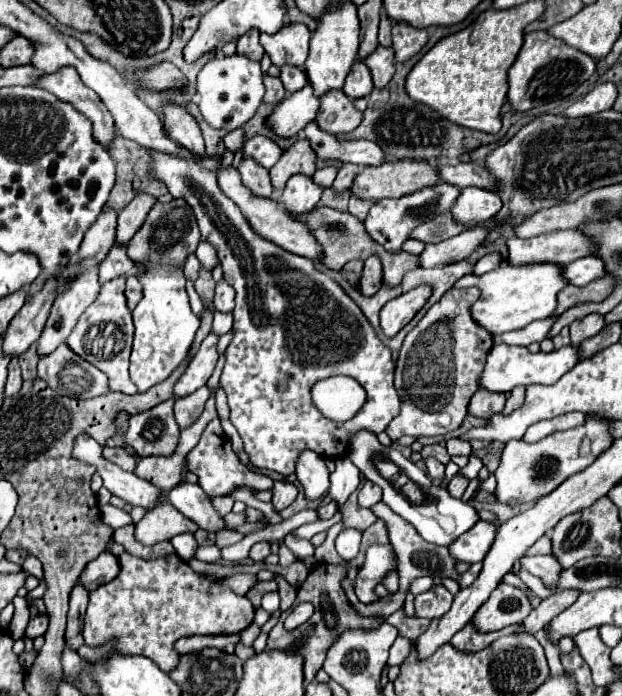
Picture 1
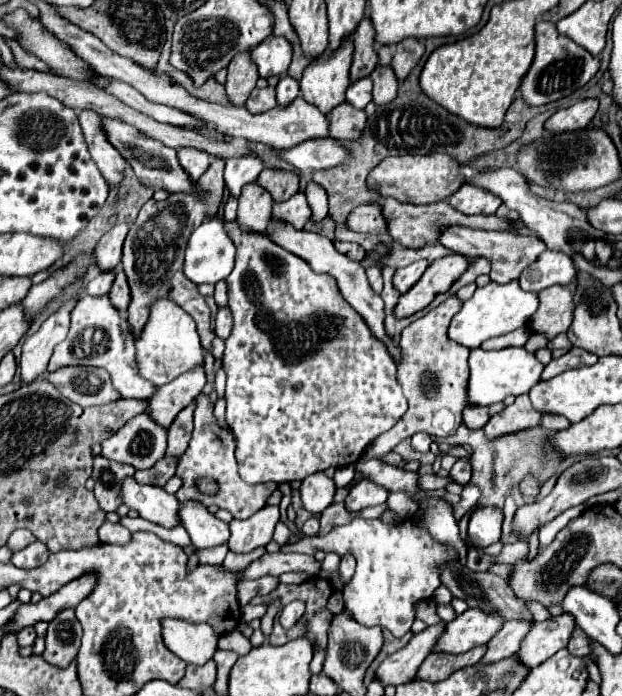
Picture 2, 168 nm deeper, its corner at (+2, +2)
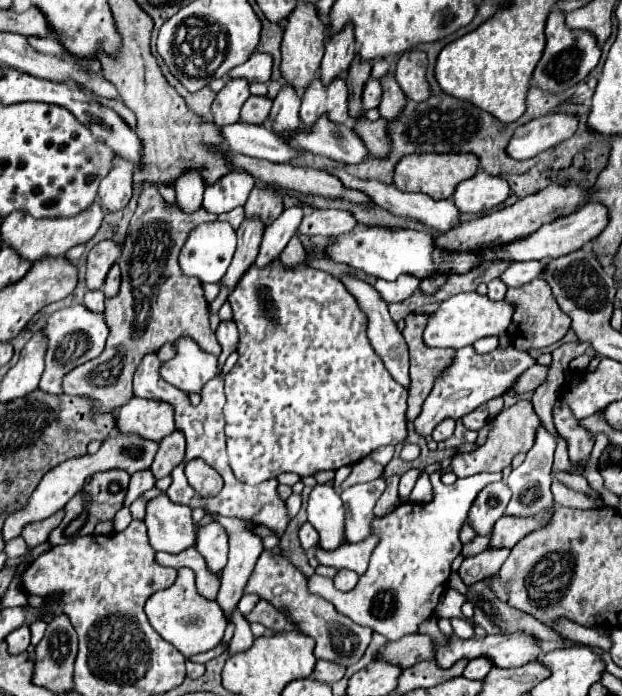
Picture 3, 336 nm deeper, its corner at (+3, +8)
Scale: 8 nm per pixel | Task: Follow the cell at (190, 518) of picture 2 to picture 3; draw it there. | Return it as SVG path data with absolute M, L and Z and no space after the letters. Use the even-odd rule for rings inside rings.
M218 523L198 527L196 549L206 559L208 569L212 573L218 573L220 569L224 569L224 563L228 561L228 533L226 533L226 529Z

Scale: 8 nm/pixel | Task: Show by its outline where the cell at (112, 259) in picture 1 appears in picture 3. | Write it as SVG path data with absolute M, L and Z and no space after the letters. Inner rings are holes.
M94 289L94 291L86 291L84 295L84 305L88 305L92 311L104 311L104 293L100 289Z

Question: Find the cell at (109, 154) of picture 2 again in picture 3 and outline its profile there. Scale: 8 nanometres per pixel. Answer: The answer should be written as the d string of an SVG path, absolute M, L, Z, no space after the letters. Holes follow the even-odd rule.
M114 157L112 169L102 179L100 191L98 191L98 197L108 211L118 211L118 209L126 207L128 199L132 197L132 187L134 187L132 167L134 165L128 163L126 159Z

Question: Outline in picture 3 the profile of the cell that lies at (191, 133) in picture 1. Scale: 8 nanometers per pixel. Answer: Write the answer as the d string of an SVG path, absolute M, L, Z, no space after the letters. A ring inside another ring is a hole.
M184 171L176 183L176 201L180 207L184 207L184 211L196 211L196 207L202 205L202 193L206 189L206 183L202 179L202 171Z

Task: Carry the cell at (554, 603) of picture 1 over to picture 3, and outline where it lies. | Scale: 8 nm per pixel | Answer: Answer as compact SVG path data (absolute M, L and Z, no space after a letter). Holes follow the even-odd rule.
M480 655L480 657L472 659L472 661L466 665L466 669L464 669L464 677L468 677L468 679L484 679L486 673L488 673L492 667L494 667L492 661L490 661L488 657Z

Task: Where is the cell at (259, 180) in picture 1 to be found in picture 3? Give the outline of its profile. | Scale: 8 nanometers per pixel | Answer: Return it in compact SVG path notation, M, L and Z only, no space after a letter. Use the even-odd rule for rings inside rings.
M244 219L242 225L236 231L238 235L238 247L234 253L234 259L222 279L224 285L232 287L236 285L236 281L240 279L240 275L244 275L244 271L254 263L262 237L264 237L264 223L260 223L260 219Z

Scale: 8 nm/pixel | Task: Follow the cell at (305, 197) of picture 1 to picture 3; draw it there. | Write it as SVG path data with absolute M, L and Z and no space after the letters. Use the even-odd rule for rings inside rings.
M296 203L288 209L282 211L282 215L266 227L266 233L264 233L264 239L262 239L262 245L260 245L260 253L256 257L256 265L268 265L270 261L274 261L282 249L286 247L286 243L290 241L290 237L296 233L300 221L302 221L302 205Z

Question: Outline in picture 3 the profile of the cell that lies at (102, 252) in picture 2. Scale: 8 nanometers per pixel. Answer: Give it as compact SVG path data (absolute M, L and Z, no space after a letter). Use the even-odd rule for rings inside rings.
M104 239L92 247L92 251L88 253L88 263L86 263L88 289L102 289L106 273L120 257L120 251L122 251L122 245L116 243L114 239Z

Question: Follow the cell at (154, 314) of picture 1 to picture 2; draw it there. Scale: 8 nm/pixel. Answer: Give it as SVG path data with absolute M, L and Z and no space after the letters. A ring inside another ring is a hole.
M169 299L155 301L155 305L151 307L149 321L139 339L135 341L135 347L141 375L157 387L163 387L165 383L177 379L179 375L203 365L203 349L199 343L195 321Z

